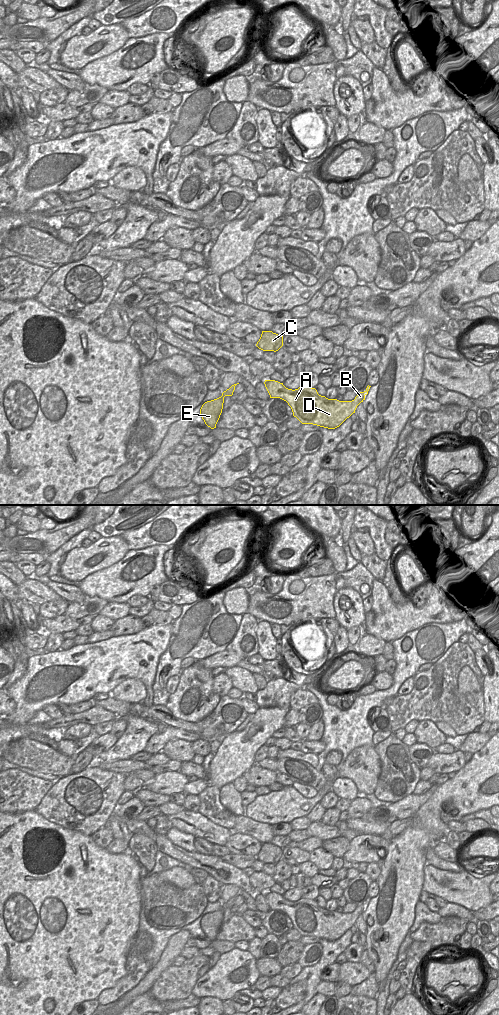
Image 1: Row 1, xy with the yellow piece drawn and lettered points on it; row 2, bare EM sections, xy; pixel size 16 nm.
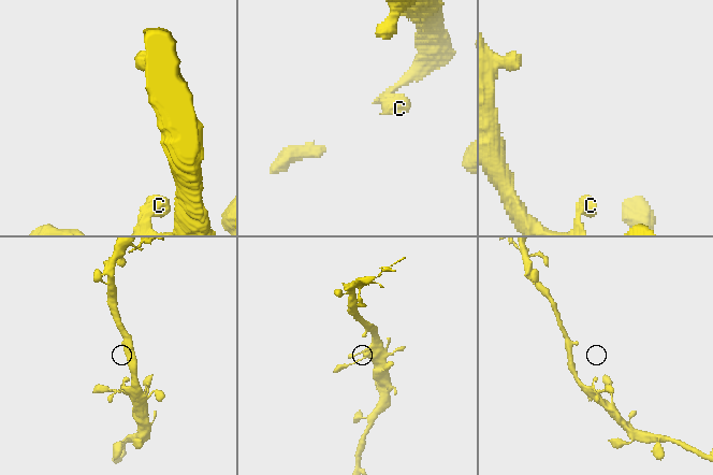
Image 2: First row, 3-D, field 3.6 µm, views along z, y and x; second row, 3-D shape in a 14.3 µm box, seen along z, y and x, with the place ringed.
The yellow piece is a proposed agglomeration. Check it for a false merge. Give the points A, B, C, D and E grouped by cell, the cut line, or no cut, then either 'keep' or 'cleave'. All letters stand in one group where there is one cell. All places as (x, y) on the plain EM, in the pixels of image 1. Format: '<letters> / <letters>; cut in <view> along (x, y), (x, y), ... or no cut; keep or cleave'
A B C D E; no cut; keep

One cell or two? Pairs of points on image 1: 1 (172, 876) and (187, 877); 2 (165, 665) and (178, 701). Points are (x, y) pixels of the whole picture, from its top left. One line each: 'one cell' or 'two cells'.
1: one cell
2: two cells

